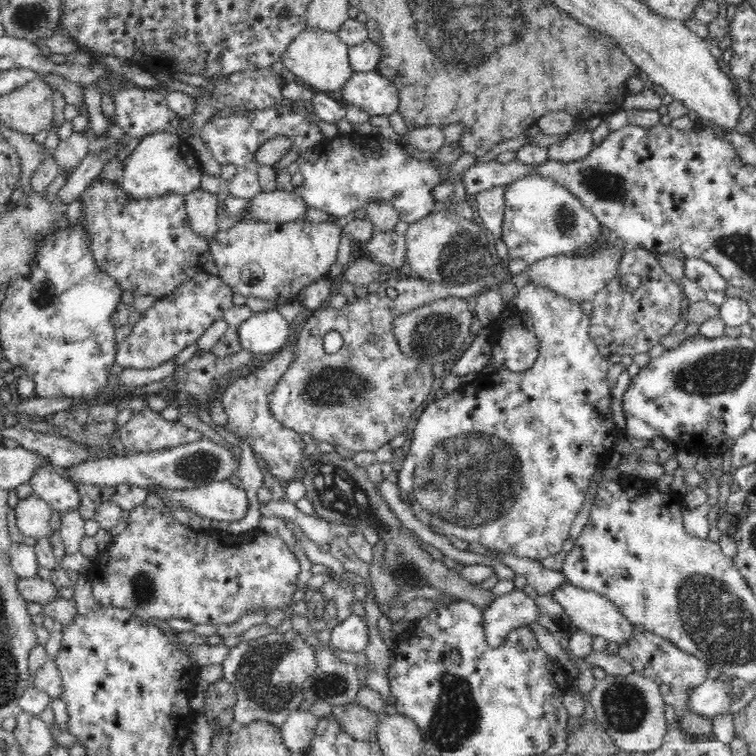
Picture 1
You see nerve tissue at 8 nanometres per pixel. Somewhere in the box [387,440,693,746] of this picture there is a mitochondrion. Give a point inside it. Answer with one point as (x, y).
(626, 705)

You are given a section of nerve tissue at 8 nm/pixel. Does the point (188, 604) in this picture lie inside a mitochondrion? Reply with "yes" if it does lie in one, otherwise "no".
no

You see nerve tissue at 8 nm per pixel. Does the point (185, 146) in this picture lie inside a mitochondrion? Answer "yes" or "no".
no

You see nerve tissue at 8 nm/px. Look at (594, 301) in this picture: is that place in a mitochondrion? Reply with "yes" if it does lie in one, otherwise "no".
no

